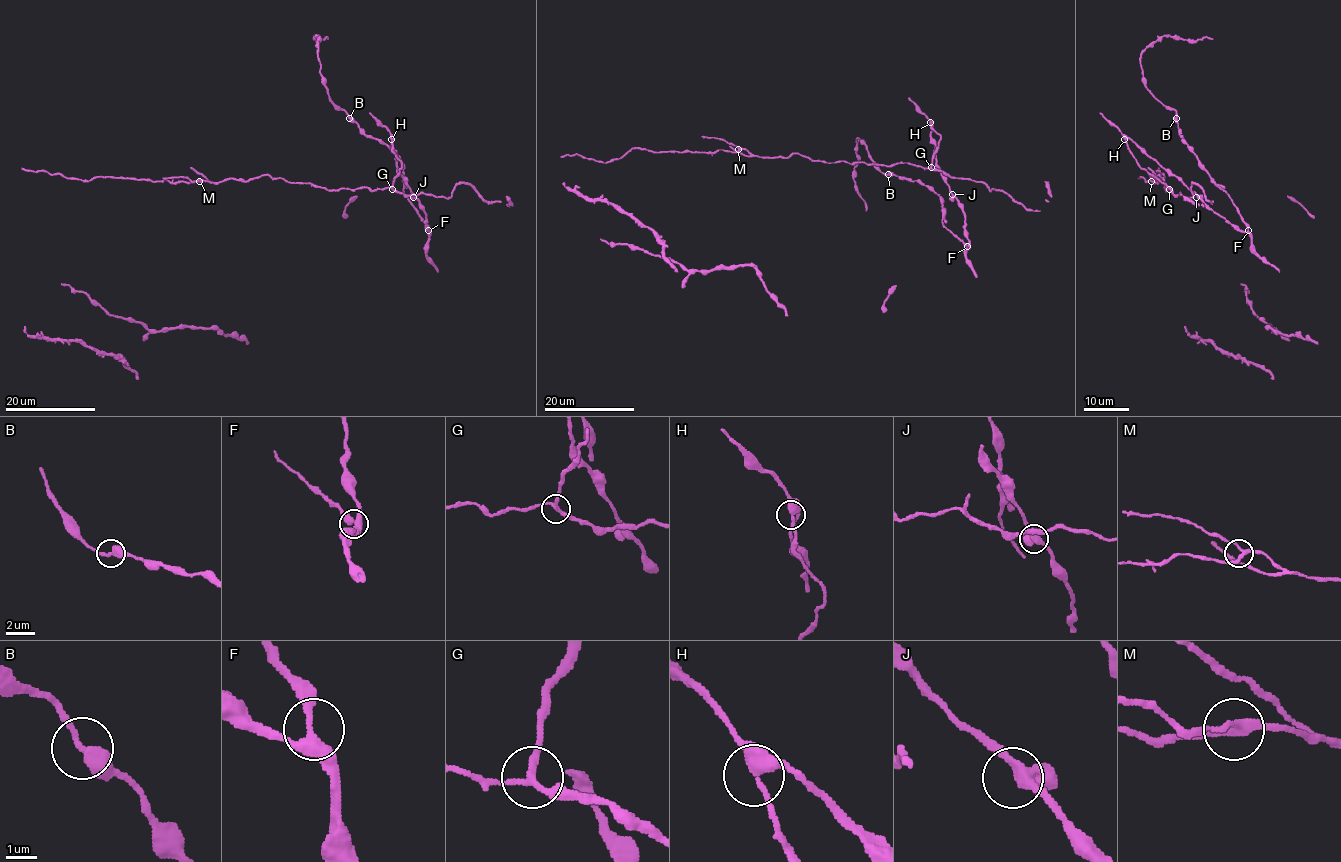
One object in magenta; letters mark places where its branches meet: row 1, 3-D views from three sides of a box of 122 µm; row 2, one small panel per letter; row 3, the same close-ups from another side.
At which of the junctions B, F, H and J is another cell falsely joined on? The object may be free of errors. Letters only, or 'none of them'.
H

